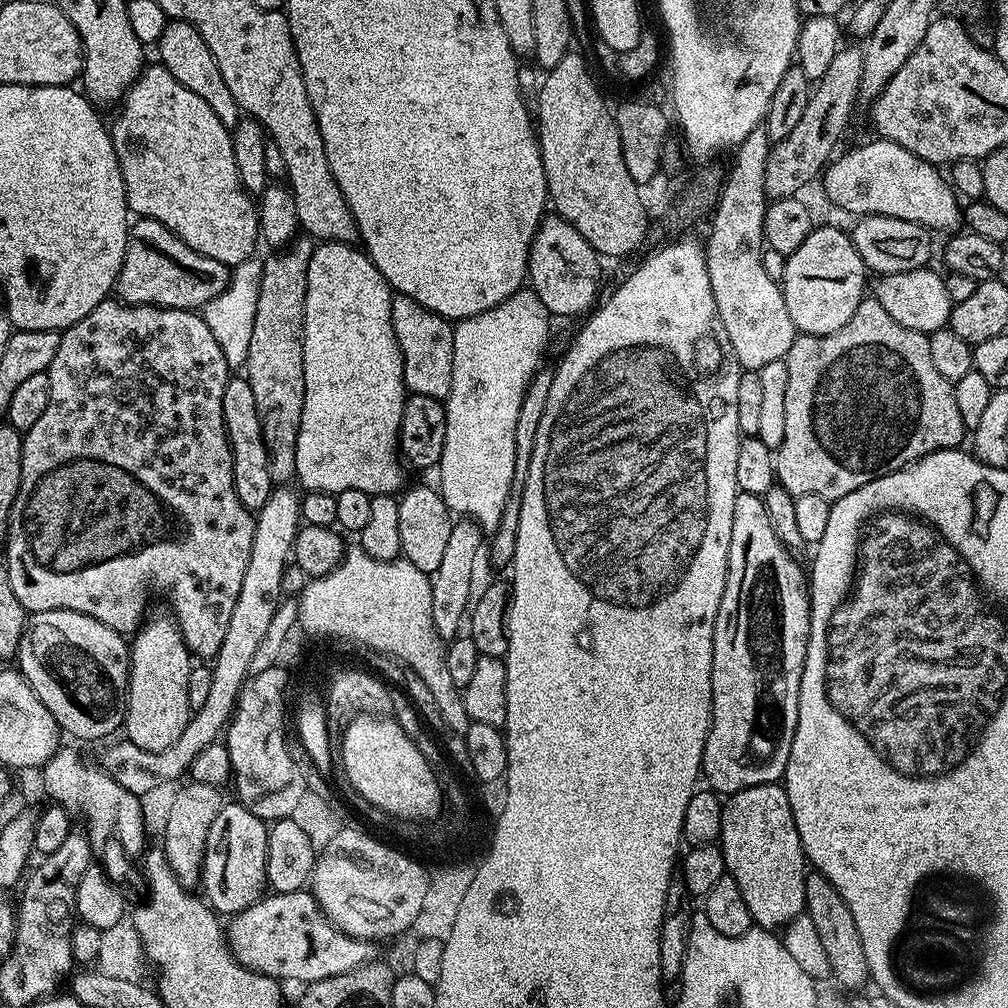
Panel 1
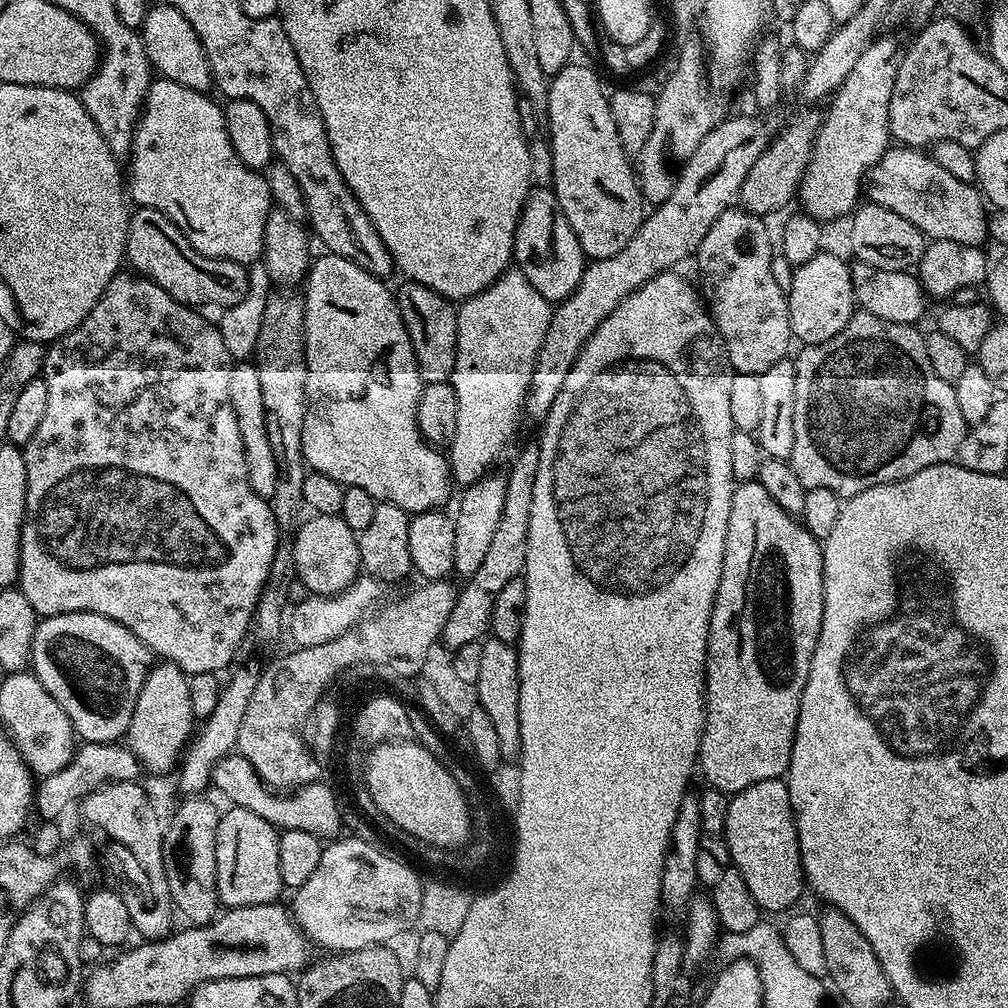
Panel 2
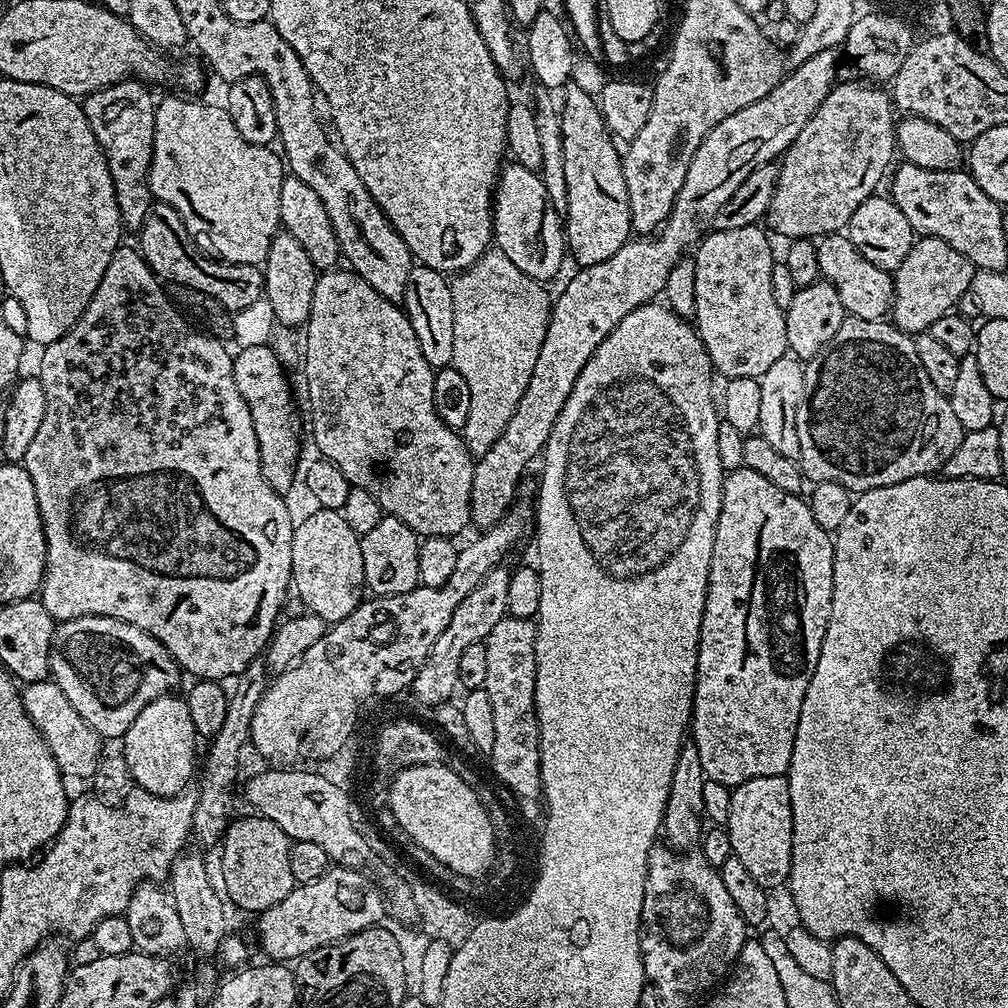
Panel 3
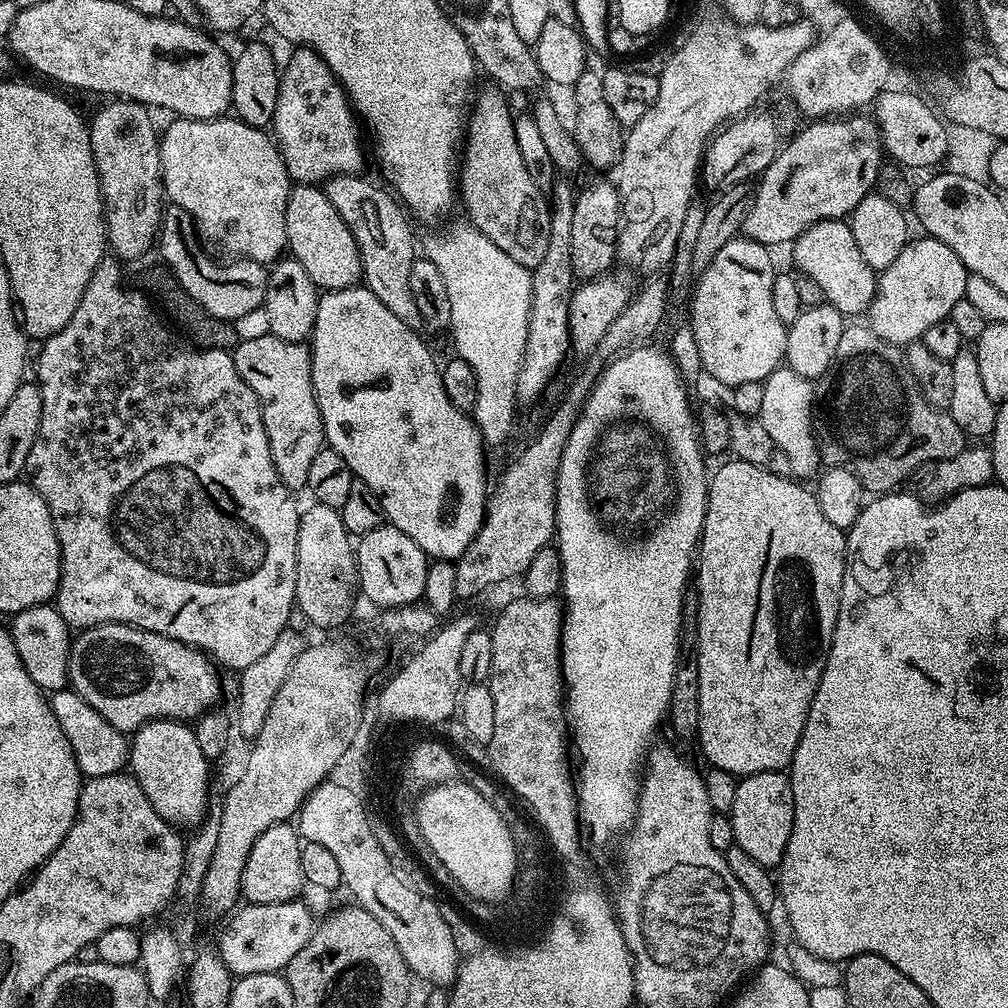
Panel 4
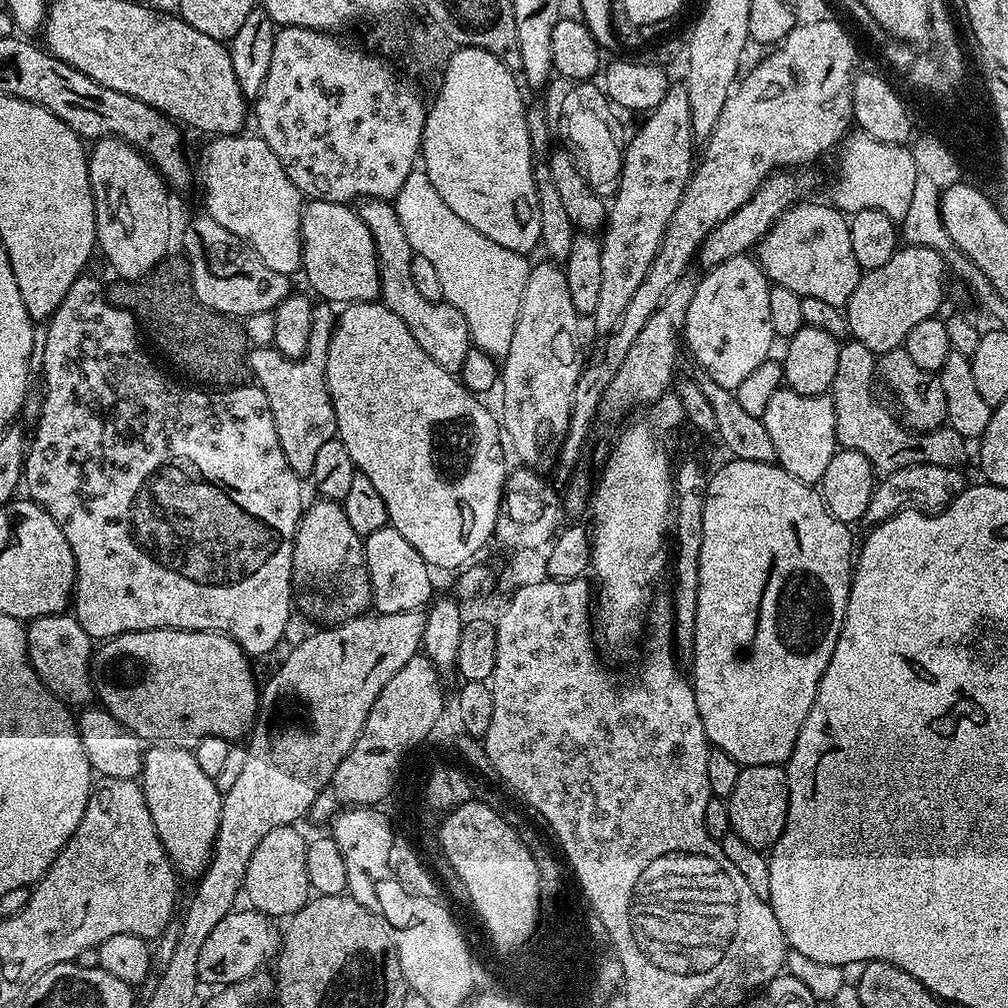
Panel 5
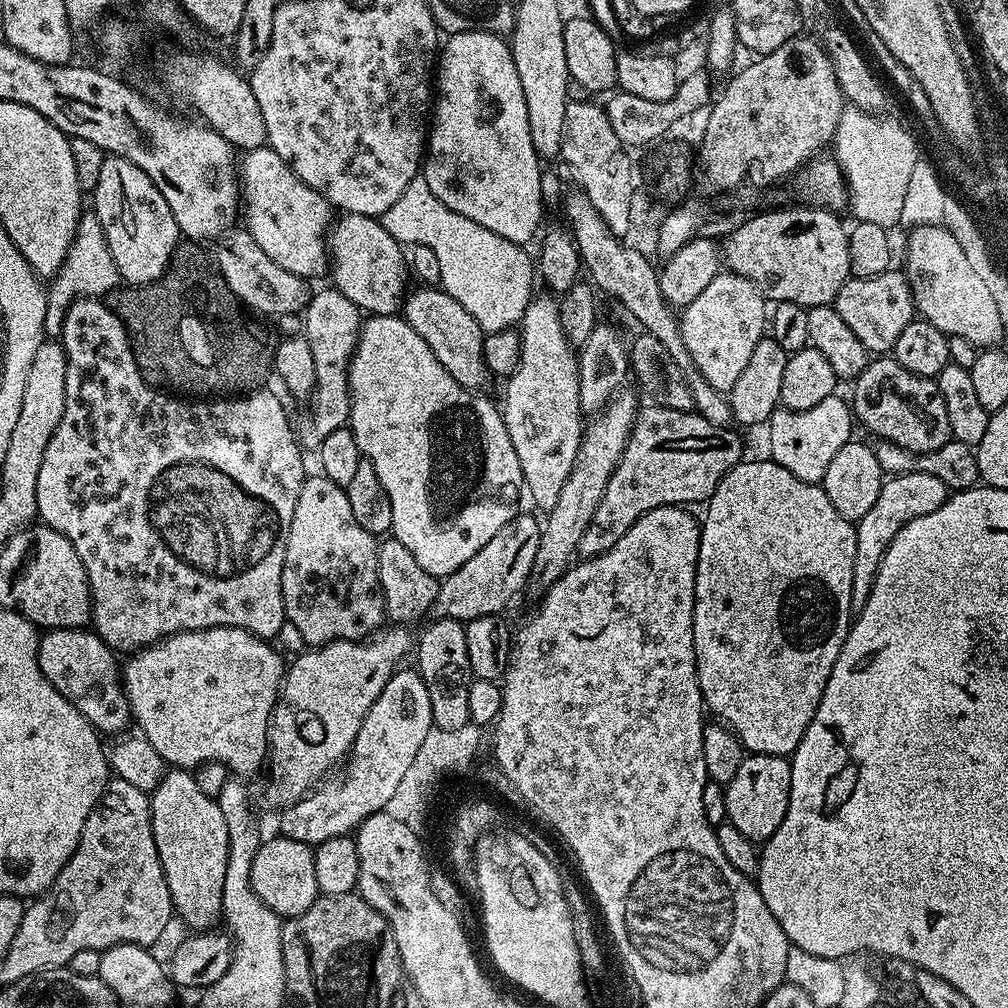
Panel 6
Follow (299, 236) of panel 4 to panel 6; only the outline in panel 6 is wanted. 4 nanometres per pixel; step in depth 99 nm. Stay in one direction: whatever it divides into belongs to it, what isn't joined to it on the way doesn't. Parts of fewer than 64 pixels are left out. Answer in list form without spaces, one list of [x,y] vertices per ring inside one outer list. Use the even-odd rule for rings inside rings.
[[[345,213],[331,225],[326,243],[333,287],[345,294],[350,302],[354,302],[356,308],[375,316],[395,315],[401,309],[403,298],[408,290],[406,284],[408,280],[410,281],[410,266],[400,242],[381,226],[377,217]]]

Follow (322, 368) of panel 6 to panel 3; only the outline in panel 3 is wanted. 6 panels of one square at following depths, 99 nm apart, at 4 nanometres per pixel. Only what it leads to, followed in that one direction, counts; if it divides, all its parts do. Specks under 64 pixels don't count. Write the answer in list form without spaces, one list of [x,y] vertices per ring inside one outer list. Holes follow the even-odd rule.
[[[268,344],[262,346],[246,346],[239,349],[232,357],[234,382],[238,386],[238,394],[246,398],[246,406],[250,406],[250,418],[254,421],[254,434],[258,438],[258,458],[262,462],[262,478],[270,482],[276,492],[288,494],[298,484],[300,460],[300,420],[295,416],[296,408],[292,405],[292,388],[288,385],[285,365],[275,356]]]

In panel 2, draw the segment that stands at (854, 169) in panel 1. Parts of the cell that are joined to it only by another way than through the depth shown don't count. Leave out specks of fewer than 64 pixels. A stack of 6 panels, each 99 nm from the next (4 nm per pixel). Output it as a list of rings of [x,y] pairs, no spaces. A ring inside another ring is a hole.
[[[892,146],[885,152],[880,161],[866,174],[866,196],[871,203],[894,210],[902,214],[919,232],[923,232],[929,241],[953,240],[966,246],[981,247],[989,239],[988,216],[984,212],[986,200],[972,184],[954,178],[938,162],[934,162],[927,151],[907,146]]]

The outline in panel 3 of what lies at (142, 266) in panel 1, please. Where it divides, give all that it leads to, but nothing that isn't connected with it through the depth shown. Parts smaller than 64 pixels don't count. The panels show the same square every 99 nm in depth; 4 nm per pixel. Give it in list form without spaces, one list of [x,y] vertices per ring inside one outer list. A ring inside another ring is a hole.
[[[153,203],[146,214],[144,224],[138,229],[138,236],[140,236],[140,244],[138,243],[140,255],[161,281],[173,280],[171,282],[173,285],[192,288],[195,292],[206,294],[232,314],[246,310],[246,306],[251,306],[263,297],[264,274],[257,265],[225,264],[219,258],[205,256],[192,243],[182,218],[178,218],[178,210],[174,210],[168,204]]]

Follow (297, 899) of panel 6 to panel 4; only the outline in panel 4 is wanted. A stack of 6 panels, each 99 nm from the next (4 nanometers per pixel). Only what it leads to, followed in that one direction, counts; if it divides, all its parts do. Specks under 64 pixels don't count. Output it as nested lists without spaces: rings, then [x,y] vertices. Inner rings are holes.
[[[291,823],[275,824],[254,842],[254,850],[246,858],[246,870],[240,887],[243,899],[250,904],[281,904],[297,899],[300,888],[305,887],[302,874],[302,837]]]

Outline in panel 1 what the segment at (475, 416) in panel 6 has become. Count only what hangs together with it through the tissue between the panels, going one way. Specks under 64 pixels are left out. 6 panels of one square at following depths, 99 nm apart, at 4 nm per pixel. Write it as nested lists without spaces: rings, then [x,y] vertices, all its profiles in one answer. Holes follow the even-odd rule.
[[[330,240],[317,243],[313,247],[310,266],[308,267],[306,306],[304,307],[304,401],[302,402],[302,422],[296,443],[295,483],[301,484],[301,489],[333,494],[342,490],[362,490],[366,495],[374,497],[390,496],[399,493],[405,487],[405,465],[402,463],[399,446],[400,423],[402,422],[406,389],[404,387],[402,350],[398,346],[398,338],[394,334],[394,322],[392,321],[393,295],[392,287],[388,285],[386,278],[378,270],[378,266],[374,266],[368,253],[361,250],[356,244],[343,244],[337,240]]]

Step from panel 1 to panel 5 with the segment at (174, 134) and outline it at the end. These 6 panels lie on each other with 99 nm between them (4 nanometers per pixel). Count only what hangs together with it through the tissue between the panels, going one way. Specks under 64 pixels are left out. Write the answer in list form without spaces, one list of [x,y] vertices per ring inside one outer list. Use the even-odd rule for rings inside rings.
[[[237,134],[209,139],[208,149],[200,156],[198,184],[204,187],[203,211],[218,226],[226,226],[230,234],[245,240],[256,251],[258,258],[291,277],[301,271],[300,214],[302,197],[286,178],[282,162],[266,146],[258,134]]]

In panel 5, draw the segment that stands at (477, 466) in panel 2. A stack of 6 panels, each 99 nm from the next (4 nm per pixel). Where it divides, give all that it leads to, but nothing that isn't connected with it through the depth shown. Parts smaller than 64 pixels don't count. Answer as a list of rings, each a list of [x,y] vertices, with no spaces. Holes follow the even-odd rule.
[[[423,170],[412,171],[410,178],[402,182],[394,203],[398,222],[406,230],[406,242],[410,242],[415,255],[427,258],[434,266],[442,281],[444,300],[462,310],[473,345],[493,358],[503,358],[510,350],[510,338],[514,338],[518,306],[522,302],[522,290],[526,290],[529,257],[498,246],[498,242],[462,222],[438,198],[438,190],[430,186],[430,178]]]

